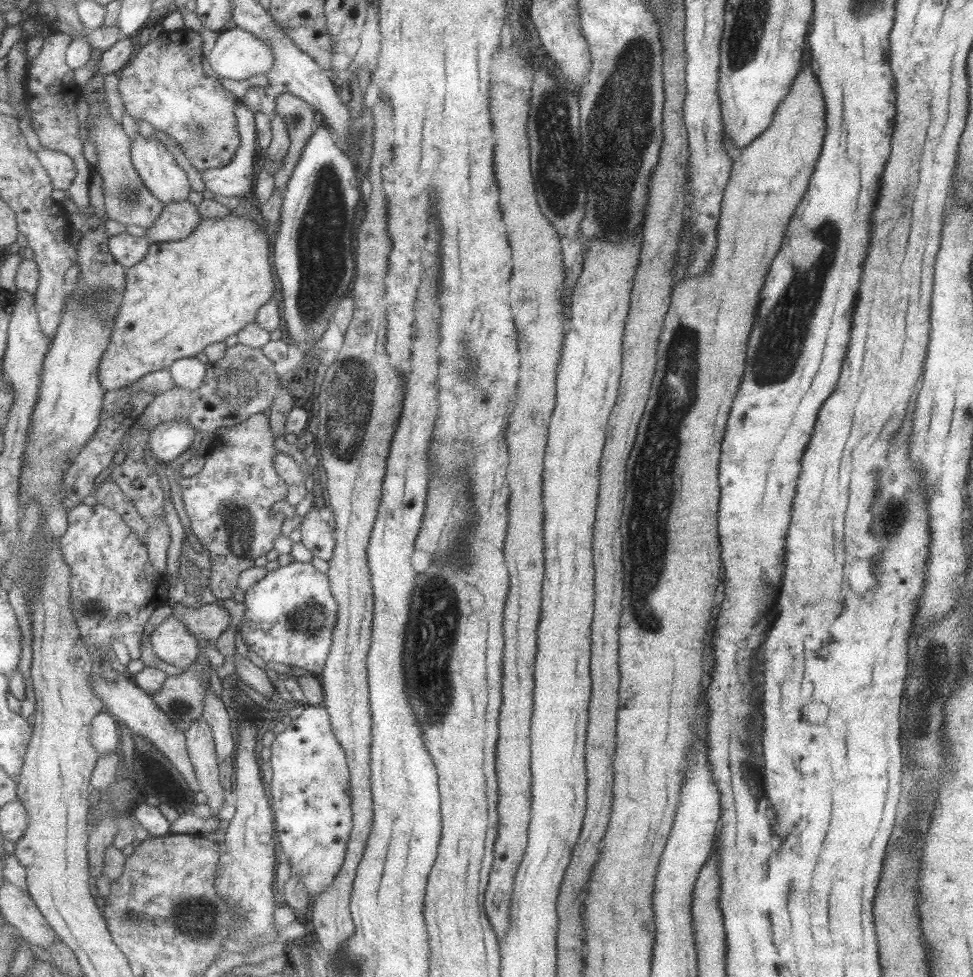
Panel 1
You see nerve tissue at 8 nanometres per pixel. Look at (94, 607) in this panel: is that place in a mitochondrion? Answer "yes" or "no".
yes

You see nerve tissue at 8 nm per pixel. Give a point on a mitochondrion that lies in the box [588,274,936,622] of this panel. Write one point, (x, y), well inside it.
(894, 513)

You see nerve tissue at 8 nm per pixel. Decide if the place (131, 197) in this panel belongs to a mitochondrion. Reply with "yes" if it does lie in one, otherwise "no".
yes

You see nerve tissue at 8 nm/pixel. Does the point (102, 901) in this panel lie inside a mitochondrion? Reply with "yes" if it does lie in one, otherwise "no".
no

